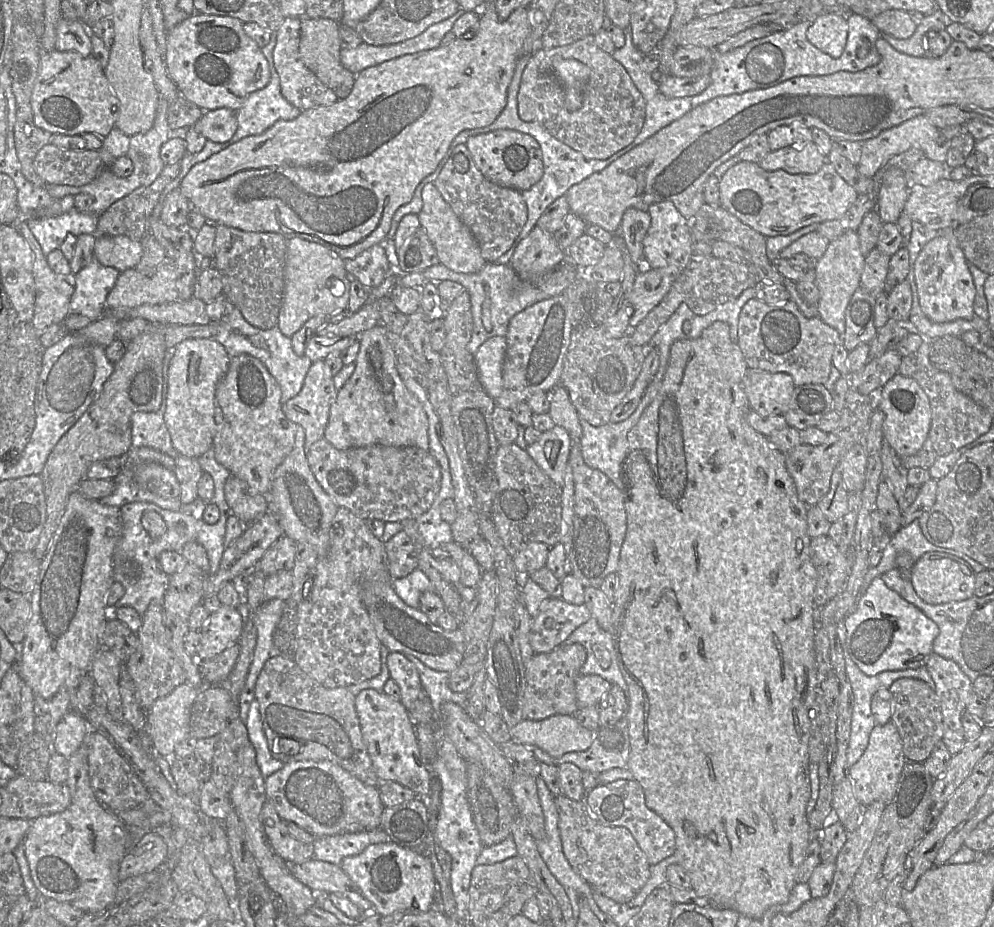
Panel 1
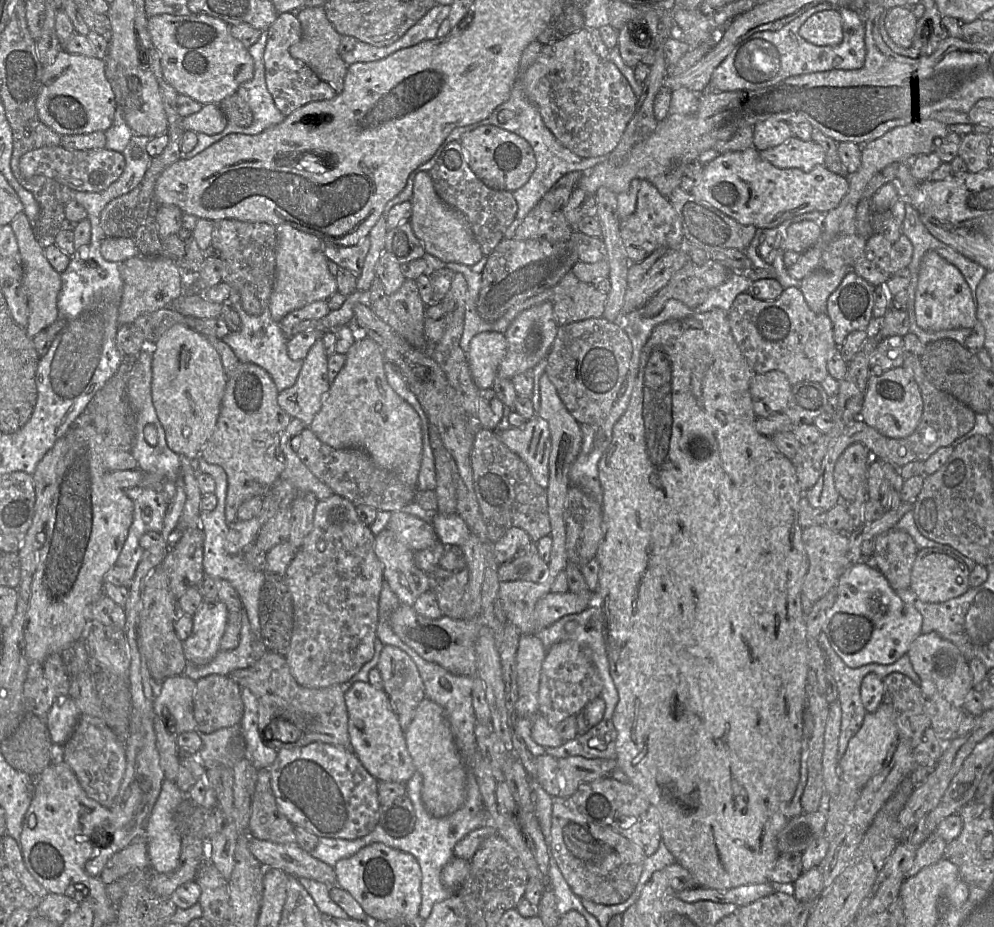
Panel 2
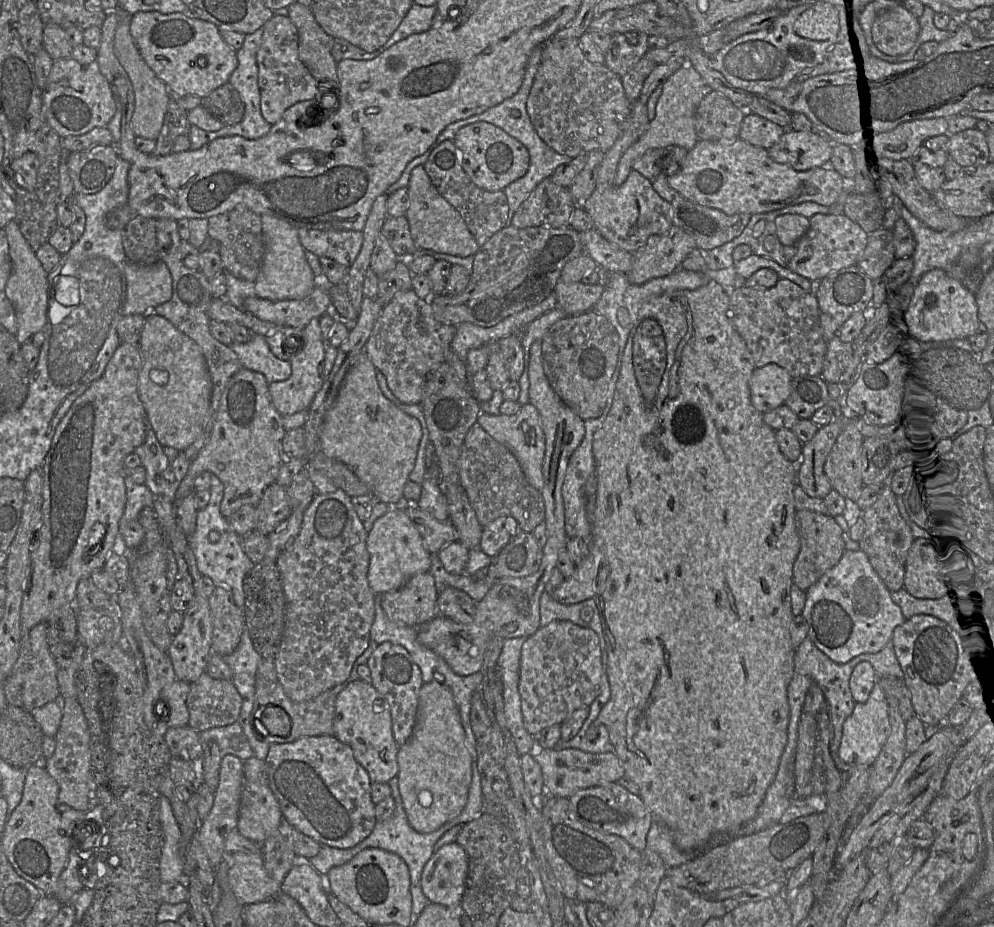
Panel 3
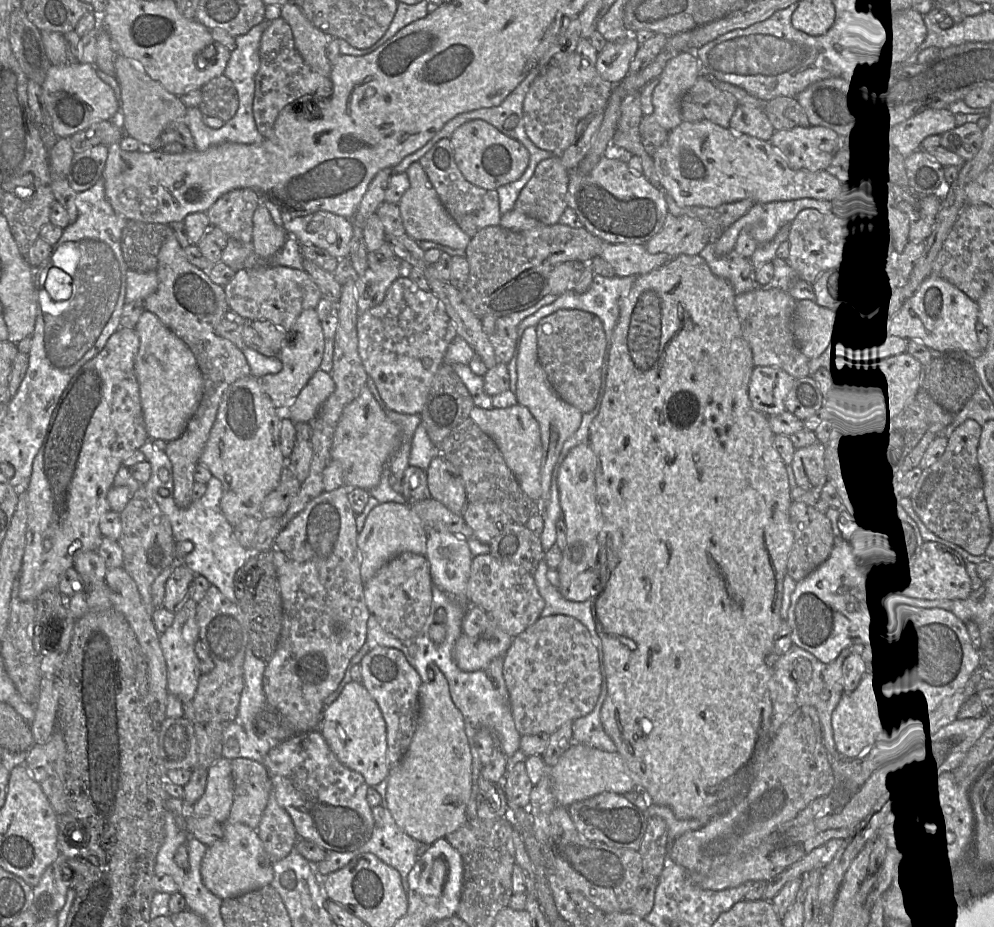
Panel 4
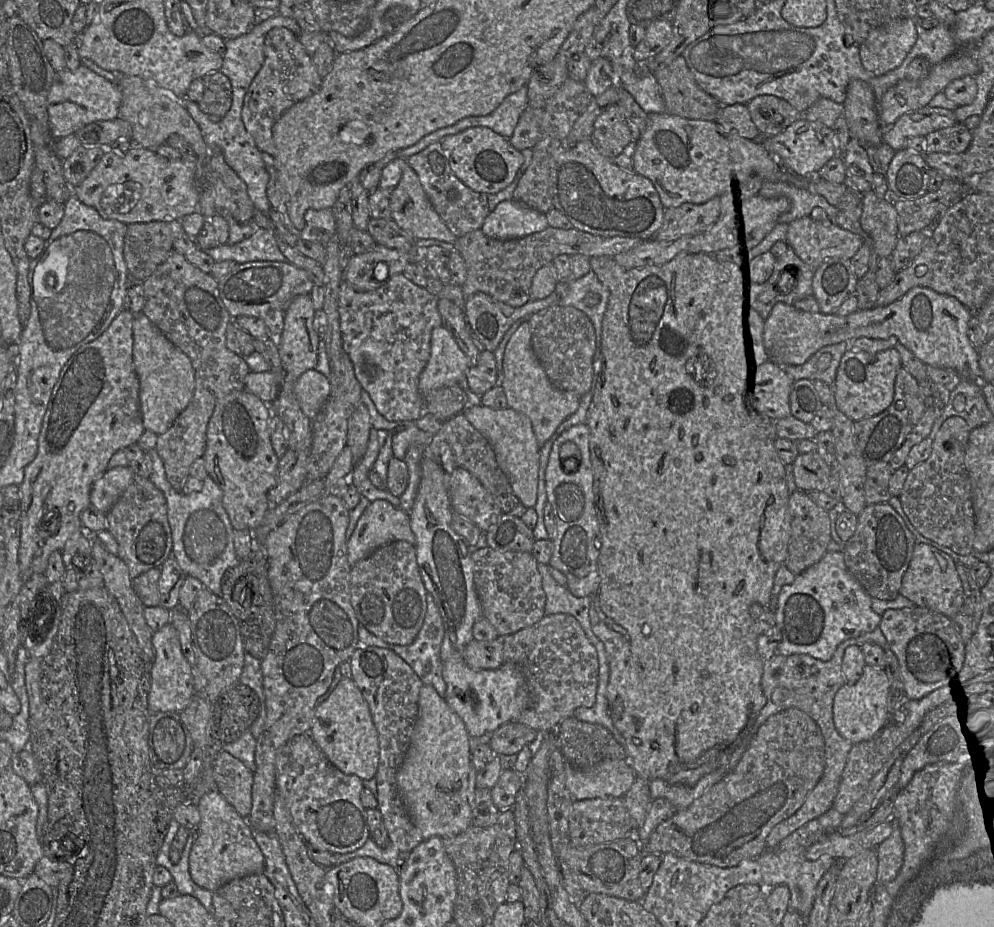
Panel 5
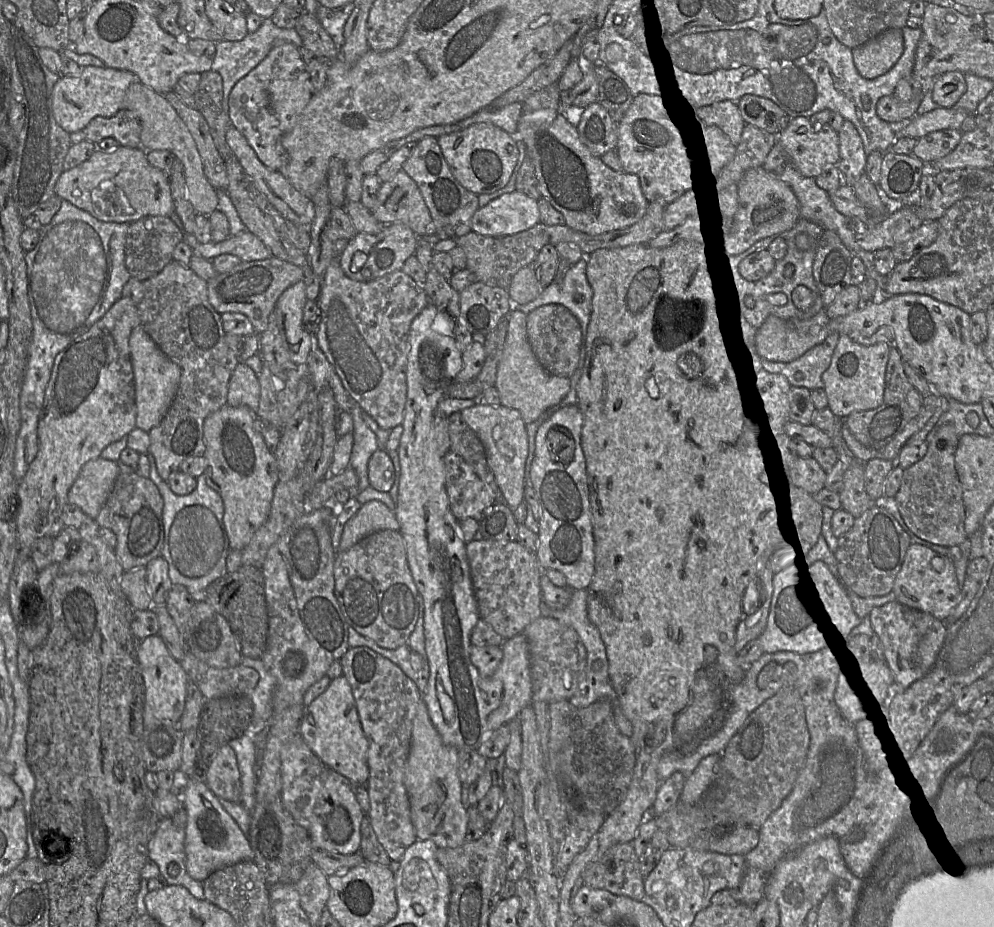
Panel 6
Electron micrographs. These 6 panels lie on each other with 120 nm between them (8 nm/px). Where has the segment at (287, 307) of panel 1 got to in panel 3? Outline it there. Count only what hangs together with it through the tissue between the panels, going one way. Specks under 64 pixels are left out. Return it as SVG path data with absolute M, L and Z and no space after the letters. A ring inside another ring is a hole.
M269 214L261 215L261 222L265 242L265 256L259 274L254 282L257 297L271 301L302 299L309 295L318 284L325 284L320 283L319 279L314 276L307 262L306 251L299 240L298 228L282 218Z

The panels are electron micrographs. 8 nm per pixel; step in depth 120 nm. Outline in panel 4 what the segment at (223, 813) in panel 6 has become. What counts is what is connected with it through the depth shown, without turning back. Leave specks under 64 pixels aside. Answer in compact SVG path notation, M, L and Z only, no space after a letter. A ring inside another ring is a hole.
M224 822L223 837L207 850L200 866L204 885L220 899L228 899L271 885L274 877L272 862L264 850L257 830L242 824Z

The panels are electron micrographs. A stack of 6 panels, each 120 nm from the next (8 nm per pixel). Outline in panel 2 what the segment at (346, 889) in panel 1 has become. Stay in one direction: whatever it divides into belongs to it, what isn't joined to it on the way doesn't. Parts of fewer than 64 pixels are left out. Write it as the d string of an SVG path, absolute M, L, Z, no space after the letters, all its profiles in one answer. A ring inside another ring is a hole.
M250 838L249 850L263 867L276 868L289 876L315 880L330 887L335 885L333 867L315 859L296 843L276 844Z

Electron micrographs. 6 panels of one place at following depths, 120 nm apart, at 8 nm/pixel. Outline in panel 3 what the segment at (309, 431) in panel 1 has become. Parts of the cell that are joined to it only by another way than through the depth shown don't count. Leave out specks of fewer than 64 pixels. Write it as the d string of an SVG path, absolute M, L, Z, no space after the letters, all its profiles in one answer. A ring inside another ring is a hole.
M313 318L303 329L305 344L300 352L290 359L291 376L284 381L269 384L269 391L276 410L283 416L299 411L307 411L315 395L321 390L325 376L323 374L327 342L322 336L319 318Z

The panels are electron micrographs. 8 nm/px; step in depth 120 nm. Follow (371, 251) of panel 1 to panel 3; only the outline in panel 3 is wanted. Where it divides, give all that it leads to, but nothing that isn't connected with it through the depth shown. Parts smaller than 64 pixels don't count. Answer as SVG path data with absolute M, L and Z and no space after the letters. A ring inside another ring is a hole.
M300 227L298 236L305 251L331 258L348 268L355 262L363 244L361 231Z

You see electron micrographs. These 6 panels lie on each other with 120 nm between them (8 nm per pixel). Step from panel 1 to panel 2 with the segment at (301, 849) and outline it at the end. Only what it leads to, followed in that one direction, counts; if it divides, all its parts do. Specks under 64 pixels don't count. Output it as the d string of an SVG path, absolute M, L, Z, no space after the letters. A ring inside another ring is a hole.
M258 768L247 833L250 838L276 844L294 844L293 824L279 811L268 769Z

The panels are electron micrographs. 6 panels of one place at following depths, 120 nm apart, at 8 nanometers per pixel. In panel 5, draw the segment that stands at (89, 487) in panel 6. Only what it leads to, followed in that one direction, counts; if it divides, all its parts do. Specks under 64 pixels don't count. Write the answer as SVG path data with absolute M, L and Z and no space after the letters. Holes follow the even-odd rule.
M129 466L107 469L92 485L90 506L107 513L127 489L133 477Z

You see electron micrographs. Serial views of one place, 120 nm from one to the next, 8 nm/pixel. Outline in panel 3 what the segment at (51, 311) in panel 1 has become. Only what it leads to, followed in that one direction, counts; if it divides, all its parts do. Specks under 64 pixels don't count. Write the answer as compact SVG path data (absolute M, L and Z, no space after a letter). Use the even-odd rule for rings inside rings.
M11 220L4 228L9 244L12 272L6 283L6 295L12 303L18 325L15 335L20 344L30 341L31 337L43 330L47 323L49 283L48 273L36 257L35 251L25 239L15 220Z

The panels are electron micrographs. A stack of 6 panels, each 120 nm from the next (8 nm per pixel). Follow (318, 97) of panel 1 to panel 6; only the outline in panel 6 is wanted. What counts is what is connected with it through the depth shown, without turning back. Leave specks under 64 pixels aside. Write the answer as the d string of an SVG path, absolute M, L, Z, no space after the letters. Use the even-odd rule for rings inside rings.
M283 42L275 45L254 69L234 85L228 99L229 117L259 160L267 168L283 172L288 155L282 145L282 137L296 124L313 95L310 75L299 48Z

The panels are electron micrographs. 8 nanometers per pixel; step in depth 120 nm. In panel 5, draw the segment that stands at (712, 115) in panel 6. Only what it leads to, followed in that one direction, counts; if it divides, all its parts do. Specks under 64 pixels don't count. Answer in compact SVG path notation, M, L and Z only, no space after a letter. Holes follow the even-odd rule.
M745 104L721 105L715 122L726 129L734 129L746 139L760 141L762 137Z

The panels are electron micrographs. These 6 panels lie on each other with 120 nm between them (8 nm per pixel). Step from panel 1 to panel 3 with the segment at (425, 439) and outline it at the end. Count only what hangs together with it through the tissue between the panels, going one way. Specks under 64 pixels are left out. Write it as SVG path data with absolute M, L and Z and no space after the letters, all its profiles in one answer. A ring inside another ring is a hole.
M364 350L360 352L355 357L354 362L346 372L339 387L336 400L334 401L333 405L324 416L321 432L319 435L321 451L323 451L327 457L336 459L347 465L358 477L358 479L370 488L372 496L375 497L378 501L384 502L388 505L397 505L402 501L402 499L404 499L403 490L406 483L409 480L409 475L414 468L421 438L422 438L422 428L418 419L403 412L392 401L390 401L388 398L384 396L377 382L376 367L369 359L368 355L364 352Z

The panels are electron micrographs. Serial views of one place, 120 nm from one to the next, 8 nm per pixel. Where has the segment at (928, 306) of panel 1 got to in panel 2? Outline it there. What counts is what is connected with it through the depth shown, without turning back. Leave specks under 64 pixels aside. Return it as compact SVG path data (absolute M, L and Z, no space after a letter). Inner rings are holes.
M927 251L920 263L915 289L914 313L917 325L926 331L970 328L978 322L971 289L959 269L936 251Z

